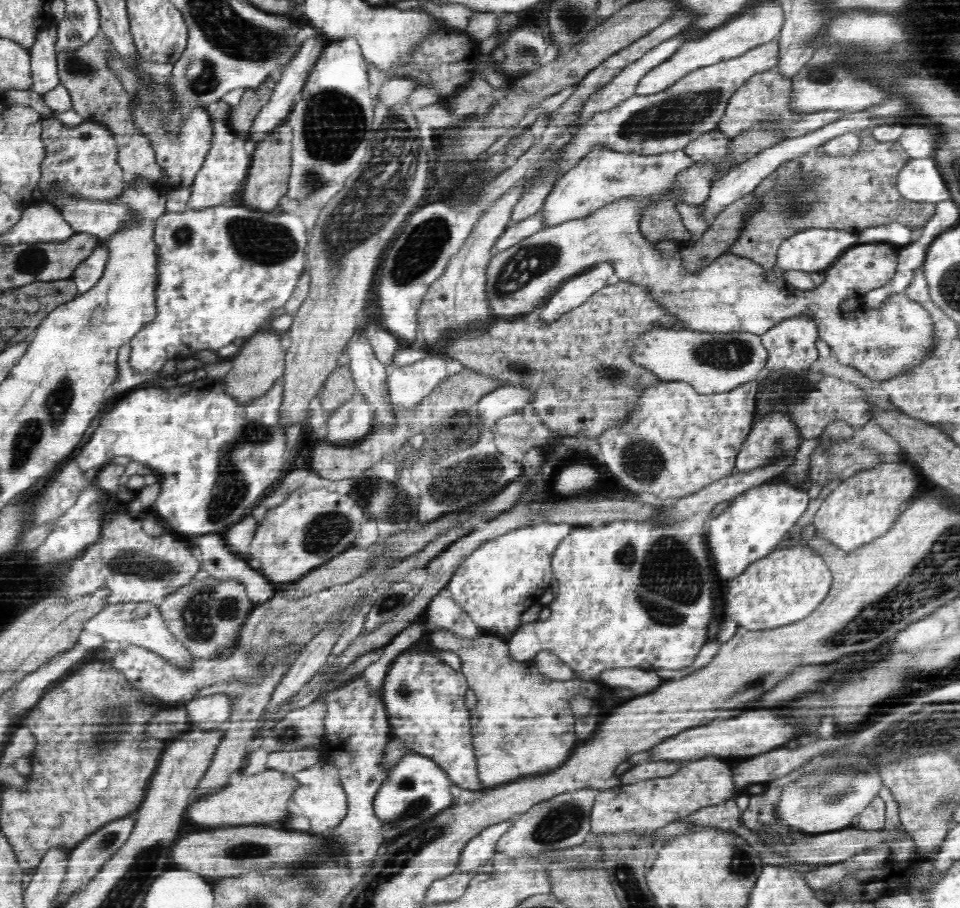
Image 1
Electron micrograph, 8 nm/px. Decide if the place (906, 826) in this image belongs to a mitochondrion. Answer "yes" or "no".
no

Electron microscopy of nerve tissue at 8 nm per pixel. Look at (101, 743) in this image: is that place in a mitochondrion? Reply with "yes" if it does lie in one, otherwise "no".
yes

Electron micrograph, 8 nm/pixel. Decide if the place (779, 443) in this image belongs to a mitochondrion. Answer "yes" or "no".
yes

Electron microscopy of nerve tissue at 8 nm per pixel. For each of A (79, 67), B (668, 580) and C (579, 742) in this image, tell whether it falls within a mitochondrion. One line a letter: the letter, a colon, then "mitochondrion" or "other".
A: mitochondrion
B: mitochondrion
C: other

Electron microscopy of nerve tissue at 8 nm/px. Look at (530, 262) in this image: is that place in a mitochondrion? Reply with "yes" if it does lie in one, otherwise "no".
yes

